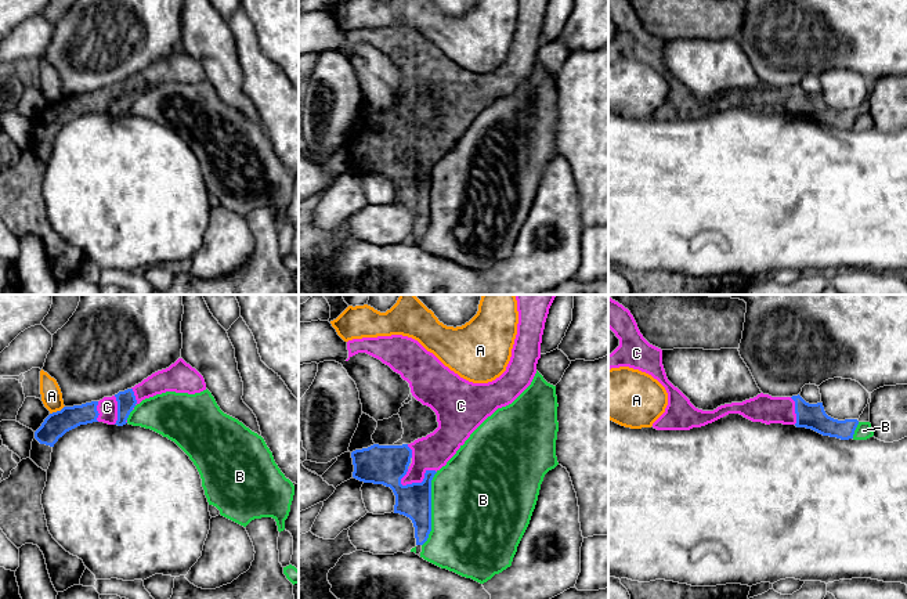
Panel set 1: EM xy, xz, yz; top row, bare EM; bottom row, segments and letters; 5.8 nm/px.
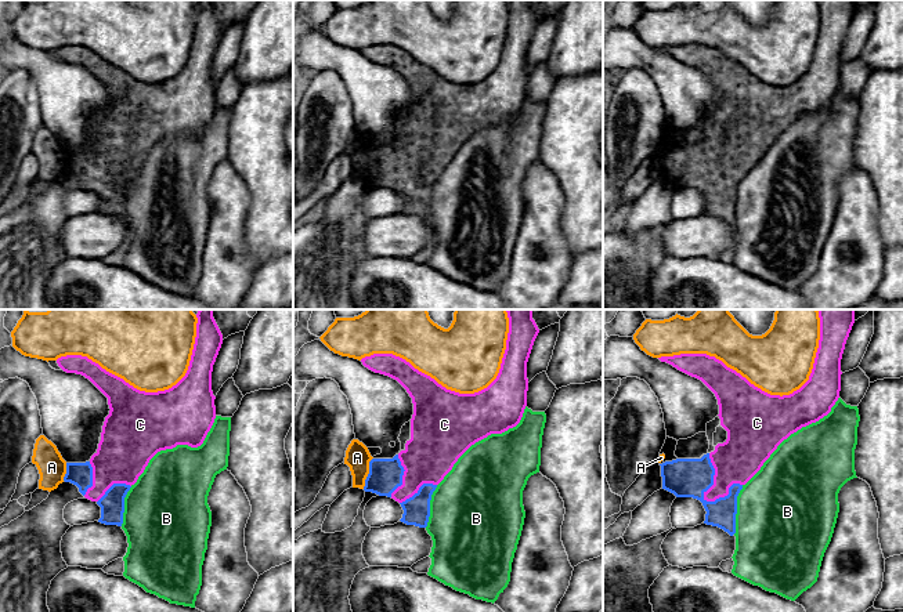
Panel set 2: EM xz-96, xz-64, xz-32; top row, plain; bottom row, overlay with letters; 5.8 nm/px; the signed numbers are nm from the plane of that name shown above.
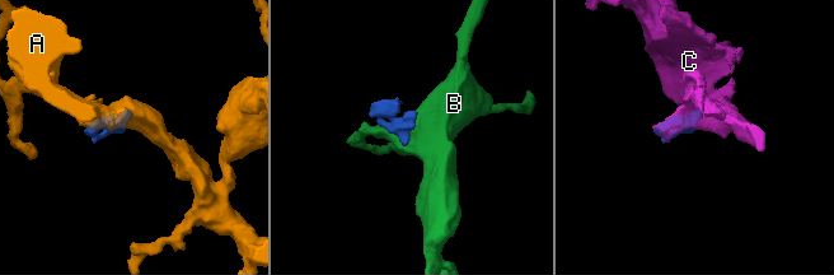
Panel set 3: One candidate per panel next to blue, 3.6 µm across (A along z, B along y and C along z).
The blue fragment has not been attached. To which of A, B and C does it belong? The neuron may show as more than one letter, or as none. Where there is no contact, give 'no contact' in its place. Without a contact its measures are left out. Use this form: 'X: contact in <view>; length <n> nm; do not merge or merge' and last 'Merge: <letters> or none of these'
A: contact in xy; length 100 nm; do not merge
B: contact in xz; length 440 nm; do not merge
C: contact in xz; length 220 nm; merge
Merge: C

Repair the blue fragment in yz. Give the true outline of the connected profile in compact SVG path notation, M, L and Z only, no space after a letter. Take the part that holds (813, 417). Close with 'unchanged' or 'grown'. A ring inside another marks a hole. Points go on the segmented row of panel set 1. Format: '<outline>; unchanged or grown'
M608 297L608 328L619 339L619 346L608 354L608 369L619 367L639 369L657 379L668 393L665 412L653 423L657 430L690 430L729 414L740 414L752 422L795 425L823 436L853 439L857 419L834 419L825 414L823 403L809 404L799 394L772 397L760 393L754 398L724 404L713 411L698 409L668 380L662 365L662 350L643 338L630 311L611 297Z; grown

